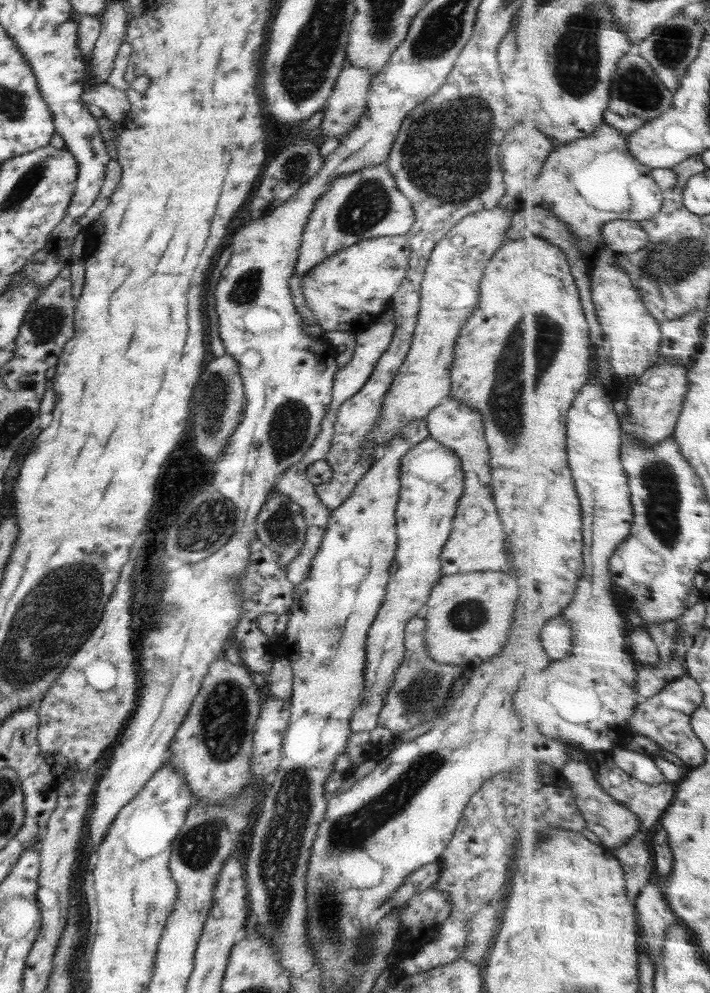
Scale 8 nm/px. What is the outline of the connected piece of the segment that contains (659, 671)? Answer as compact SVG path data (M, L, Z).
M662 661L652 667L641 667L638 671L636 689L638 689L638 701L645 703L658 696L668 684L689 674L686 664L668 663Z

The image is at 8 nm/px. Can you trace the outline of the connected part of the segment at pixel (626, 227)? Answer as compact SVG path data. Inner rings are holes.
M612 221L603 228L603 235L607 246L620 253L638 252L651 243L649 232L640 221Z

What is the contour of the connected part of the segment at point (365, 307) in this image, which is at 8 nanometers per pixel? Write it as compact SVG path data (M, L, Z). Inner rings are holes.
M383 236L362 240L352 246L340 249L325 258L308 274L302 277L302 292L308 308L314 314L324 331L358 334L374 322L391 304L393 294L398 291L409 265L411 246L403 236Z

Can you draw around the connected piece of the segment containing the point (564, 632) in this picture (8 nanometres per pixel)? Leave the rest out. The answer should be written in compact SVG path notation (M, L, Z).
M564 612L546 624L542 640L552 663L561 663L565 657L570 657L570 652L575 648L574 630Z

